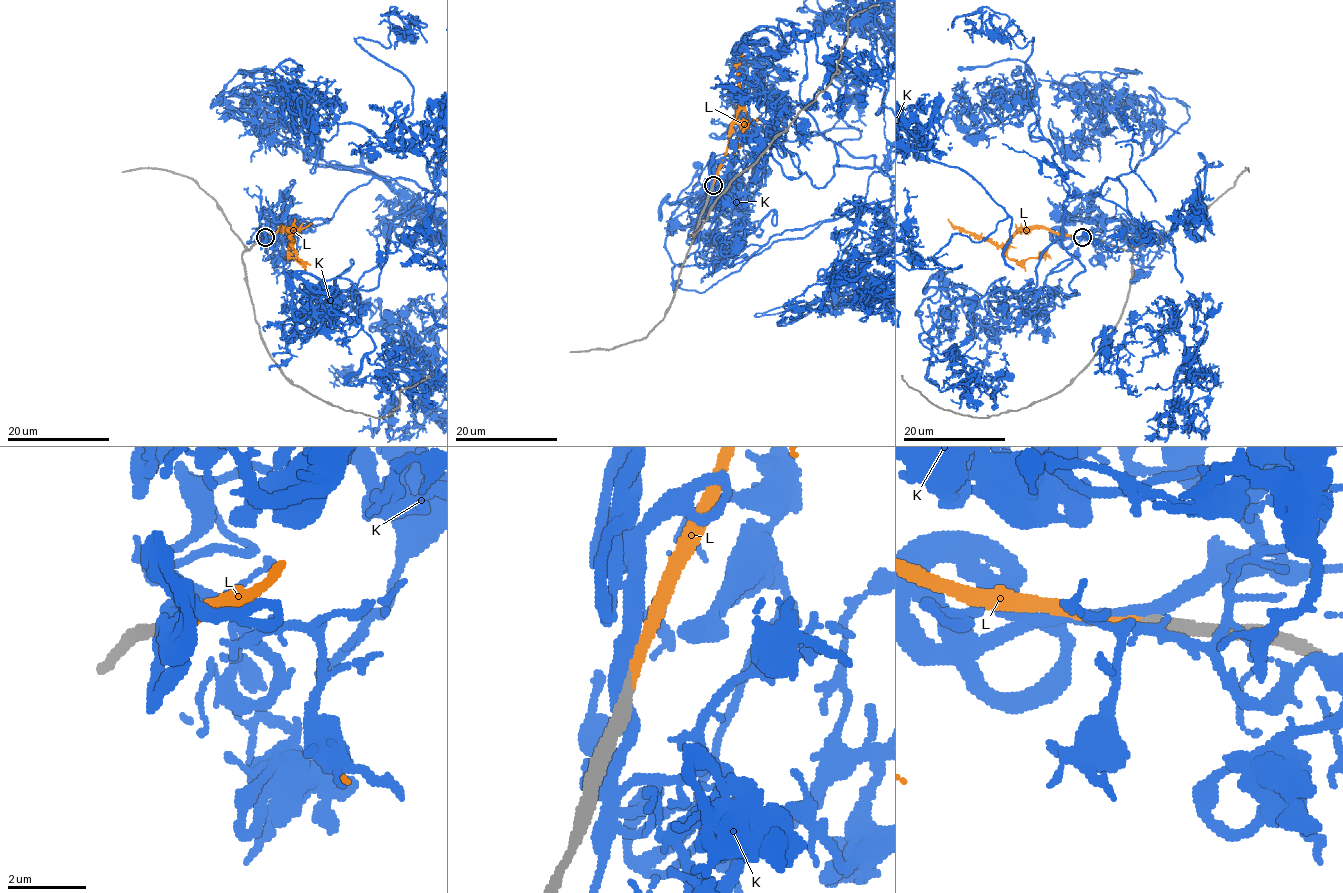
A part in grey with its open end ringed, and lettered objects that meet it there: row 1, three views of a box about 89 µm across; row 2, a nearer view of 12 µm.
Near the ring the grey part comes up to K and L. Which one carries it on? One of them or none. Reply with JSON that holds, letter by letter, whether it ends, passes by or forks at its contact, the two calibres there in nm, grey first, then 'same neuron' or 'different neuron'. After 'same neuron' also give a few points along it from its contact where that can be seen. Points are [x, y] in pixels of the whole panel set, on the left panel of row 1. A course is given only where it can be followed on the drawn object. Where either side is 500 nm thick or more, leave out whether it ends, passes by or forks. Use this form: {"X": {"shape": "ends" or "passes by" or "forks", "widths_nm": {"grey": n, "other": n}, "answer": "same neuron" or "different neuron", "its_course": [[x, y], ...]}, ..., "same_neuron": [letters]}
{"K": {"shape": "passes by", "widths_nm": {"grey": 460, "other": 380}, "answer": "different neuron"}, "L": {"shape": "ends", "widths_nm": {"grey": 400, "other": 240}, "answer": "same neuron", "its_course": [[264, 237], [280, 228], [291, 245], [288, 231], [294, 219]]}, "same_neuron": ["L"]}

